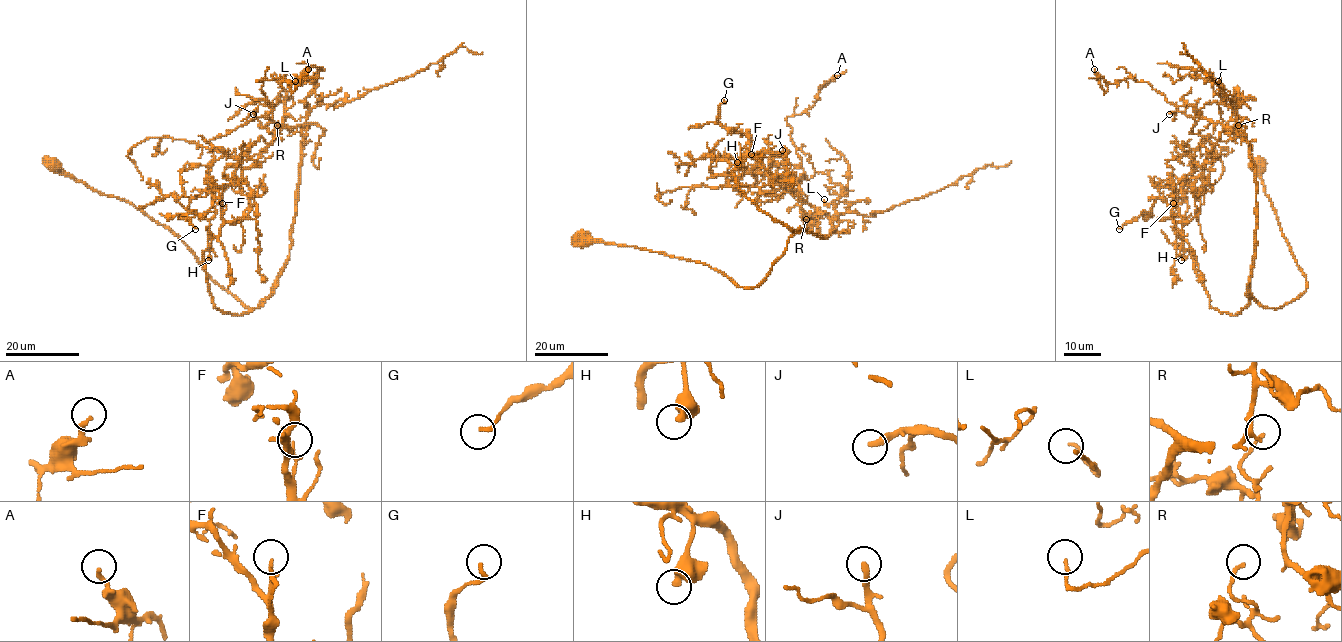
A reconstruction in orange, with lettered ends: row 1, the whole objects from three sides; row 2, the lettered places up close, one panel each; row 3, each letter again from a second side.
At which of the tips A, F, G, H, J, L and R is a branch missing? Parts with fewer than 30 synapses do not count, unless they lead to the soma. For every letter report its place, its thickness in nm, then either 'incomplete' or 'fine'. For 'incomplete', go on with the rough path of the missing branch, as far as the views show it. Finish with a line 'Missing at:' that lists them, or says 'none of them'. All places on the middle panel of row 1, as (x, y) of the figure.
A: at (837, 75); 190 nm thick; fine
F: at (751, 154); 140 nm thick; fine
G: at (724, 100); 170 nm thick; fine
H: at (737, 162); 400 nm thick; fine
J: at (782, 150); 280 nm thick; incomplete; missing branch runs (782, 150), (778, 115), (781, 103), (786, 97), (784, 82), (787, 78), (862, 44), (889, 18), (910, 8)
L: at (824, 199); 100 nm thick; fine
R: at (806, 219); 140 nm thick; fine
Missing at: J

